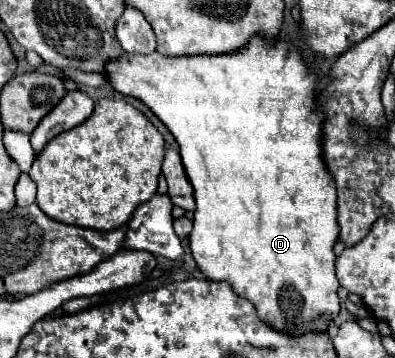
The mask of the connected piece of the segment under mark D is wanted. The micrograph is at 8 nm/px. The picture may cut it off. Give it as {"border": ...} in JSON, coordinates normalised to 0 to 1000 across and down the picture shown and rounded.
{"border":[[[641,103],[610,148],[585,148],[580,159],[418,159],[397,142],[382,154],[332,154],[311,148],[311,159],[296,159],[286,182],[266,182],[261,193],[271,226],[291,254],[306,265],[342,271],[362,282],[397,327],[403,338],[438,372],[443,394],[453,399],[453,427],[473,478],[473,494],[489,517],[494,545],[494,612],[489,612],[489,645],[478,656],[478,690],[499,729],[504,757],[534,779],[534,785],[575,785],[590,813],[620,835],[630,835],[656,885],[696,913],[701,925],[716,925],[742,941],[762,941],[782,925],[823,925],[848,880],[858,874],[858,785],[848,774],[848,707],[843,684],[853,679],[853,528],[843,517],[843,489],[833,472],[823,472],[823,450],[813,450],[813,304],[803,282],[803,204],[787,198],[767,159],[762,137],[706,109],[701,115],[671,115],[671,103]]]}

